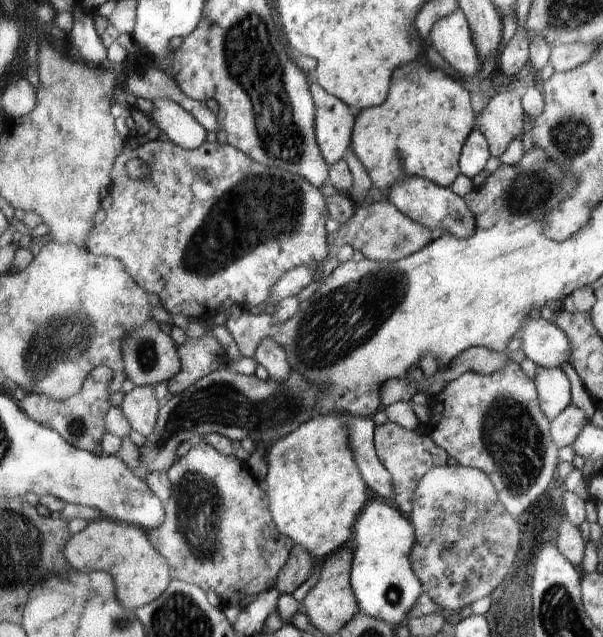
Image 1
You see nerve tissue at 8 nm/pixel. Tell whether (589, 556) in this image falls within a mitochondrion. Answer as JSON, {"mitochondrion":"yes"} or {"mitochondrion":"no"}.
{"mitochondrion":"no"}

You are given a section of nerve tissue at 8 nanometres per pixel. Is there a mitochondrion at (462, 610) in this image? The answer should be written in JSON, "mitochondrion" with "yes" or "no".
{"mitochondrion":"no"}

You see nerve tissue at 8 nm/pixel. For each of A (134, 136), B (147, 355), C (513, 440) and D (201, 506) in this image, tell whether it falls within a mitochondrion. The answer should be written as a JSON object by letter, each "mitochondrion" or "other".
{"A":"other","B":"mitochondrion","C":"mitochondrion","D":"mitochondrion"}

